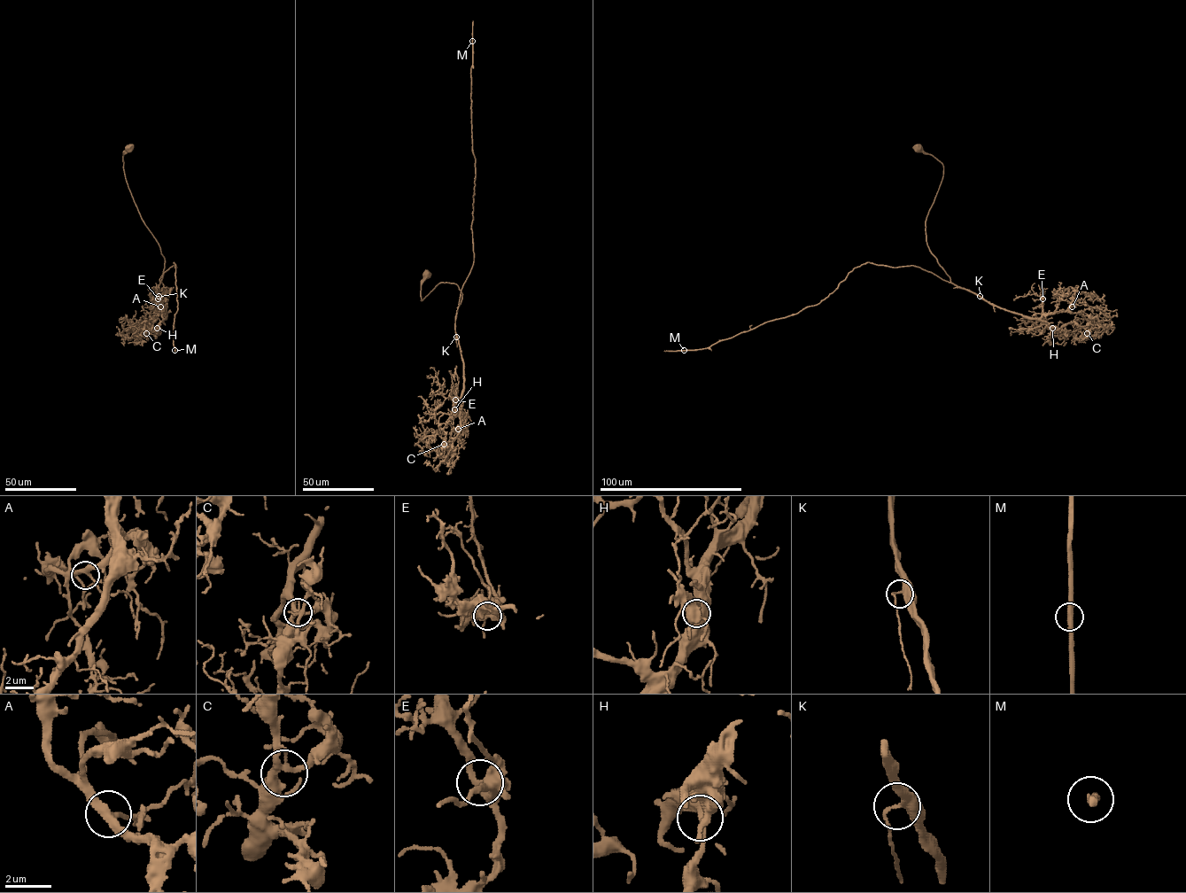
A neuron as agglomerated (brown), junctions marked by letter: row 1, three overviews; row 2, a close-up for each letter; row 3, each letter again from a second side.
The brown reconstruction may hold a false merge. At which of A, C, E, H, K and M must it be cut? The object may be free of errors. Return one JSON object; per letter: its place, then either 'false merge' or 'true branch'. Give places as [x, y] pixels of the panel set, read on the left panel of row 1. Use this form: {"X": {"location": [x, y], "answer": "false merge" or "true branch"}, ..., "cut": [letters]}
{"A": {"location": [160, 306], "answer": "true branch"}, "C": {"location": [146, 333], "answer": "true branch"}, "E": {"location": [158, 298], "answer": "true branch"}, "H": {"location": [157, 328], "answer": "true branch"}, "K": {"location": [158, 296], "answer": "true branch"}, "M": {"location": [174, 350], "answer": "true branch"}, "cut": []}

